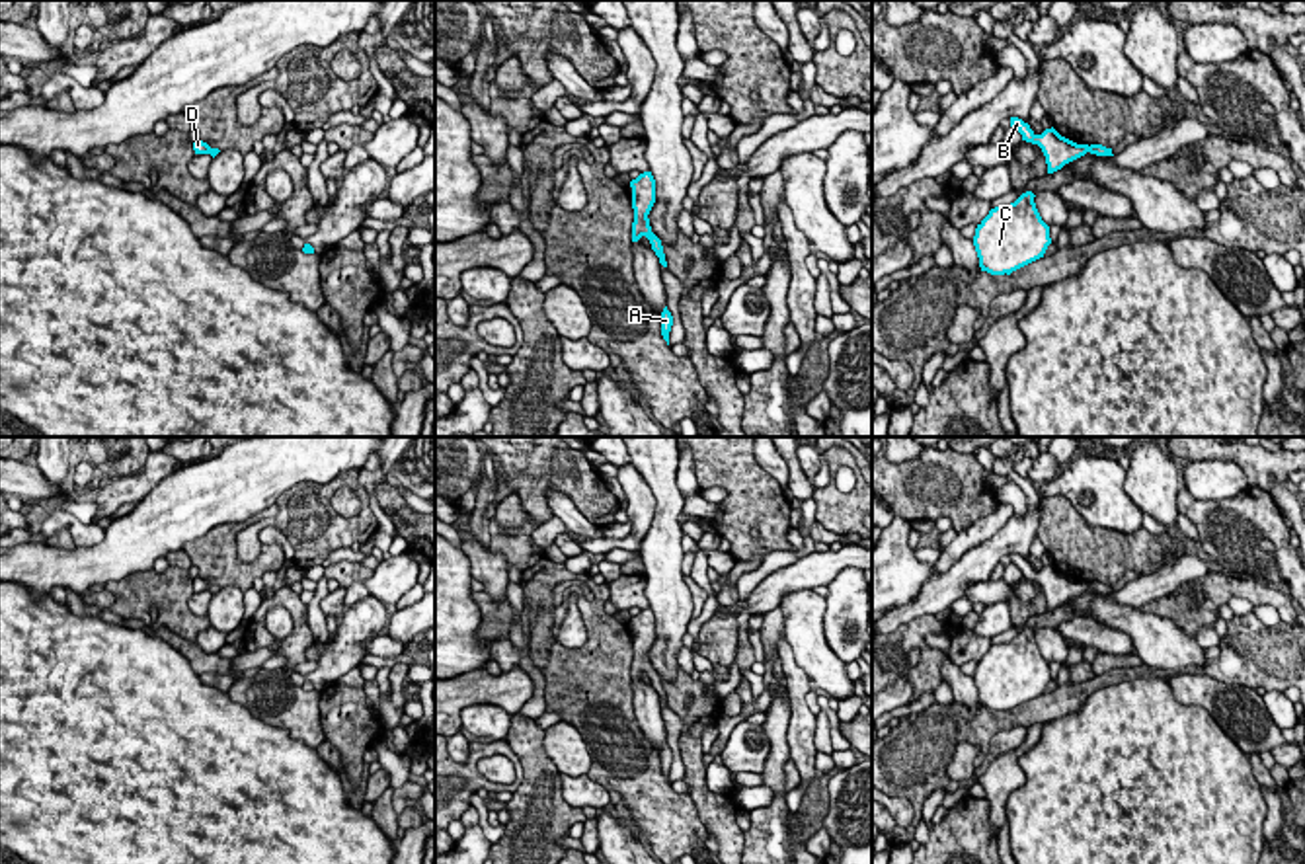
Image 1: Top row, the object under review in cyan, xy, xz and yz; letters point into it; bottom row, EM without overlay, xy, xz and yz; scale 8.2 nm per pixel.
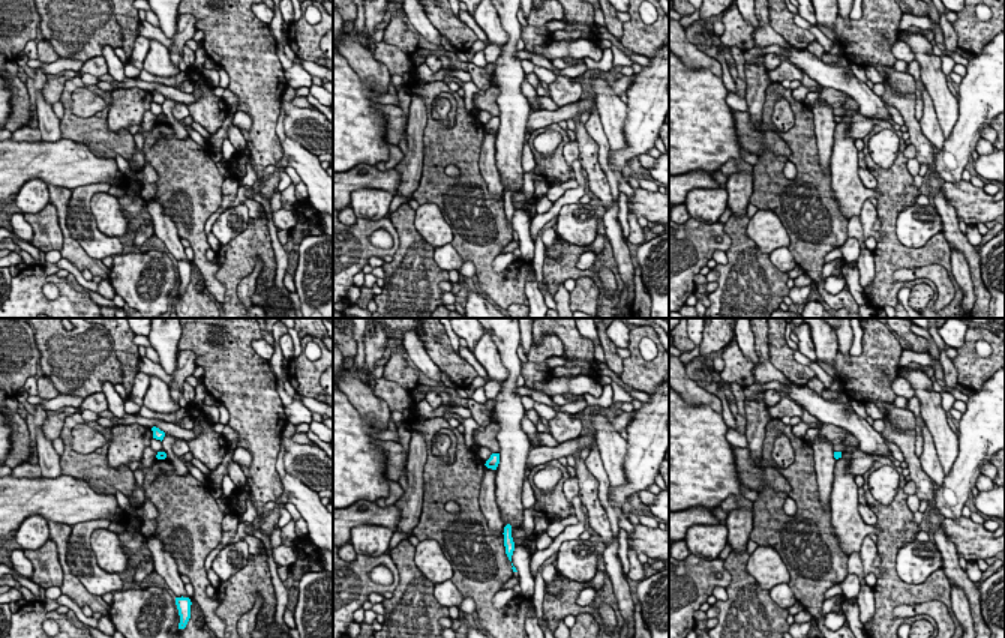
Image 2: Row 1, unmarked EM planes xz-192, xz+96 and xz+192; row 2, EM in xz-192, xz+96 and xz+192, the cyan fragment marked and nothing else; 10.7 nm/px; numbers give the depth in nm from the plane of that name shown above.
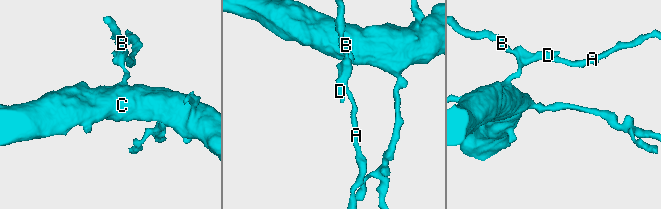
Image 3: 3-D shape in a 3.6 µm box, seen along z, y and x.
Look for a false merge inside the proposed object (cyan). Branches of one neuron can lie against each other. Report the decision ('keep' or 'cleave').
keep

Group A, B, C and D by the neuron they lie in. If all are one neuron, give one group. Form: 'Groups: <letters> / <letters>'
Groups: A B C D

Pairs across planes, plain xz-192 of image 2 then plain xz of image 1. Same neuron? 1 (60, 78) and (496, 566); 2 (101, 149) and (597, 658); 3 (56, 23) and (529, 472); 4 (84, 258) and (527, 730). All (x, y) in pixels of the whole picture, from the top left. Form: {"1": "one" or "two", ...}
{"1": "two", "2": "one", "3": "one", "4": "one"}

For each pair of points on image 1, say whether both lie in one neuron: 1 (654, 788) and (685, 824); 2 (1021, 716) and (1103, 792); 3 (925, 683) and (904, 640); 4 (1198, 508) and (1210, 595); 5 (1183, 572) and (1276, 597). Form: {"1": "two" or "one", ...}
{"1": "one", "2": "two", "3": "one", "4": "two", "5": "two"}

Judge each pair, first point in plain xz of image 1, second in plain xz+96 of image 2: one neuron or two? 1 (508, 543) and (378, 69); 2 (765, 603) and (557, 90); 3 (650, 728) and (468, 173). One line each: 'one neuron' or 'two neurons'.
1: two neurons
2: two neurons
3: two neurons

